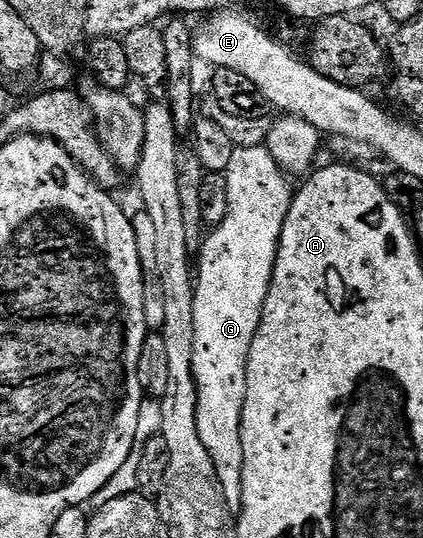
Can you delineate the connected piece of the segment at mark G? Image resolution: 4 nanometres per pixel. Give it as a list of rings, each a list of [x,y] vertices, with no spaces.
[[[266,145],[236,147],[225,174],[229,185],[229,213],[225,221],[221,221],[221,225],[202,240],[197,251],[193,301],[193,377],[199,390],[197,433],[201,437],[201,445],[205,445],[213,461],[213,469],[217,469],[221,489],[225,489],[225,501],[229,501],[229,509],[235,513],[241,507],[241,417],[247,388],[247,358],[255,340],[257,325],[261,325],[261,313],[273,277],[281,229],[291,208],[293,186],[292,180],[279,168],[277,161],[273,161]]]

